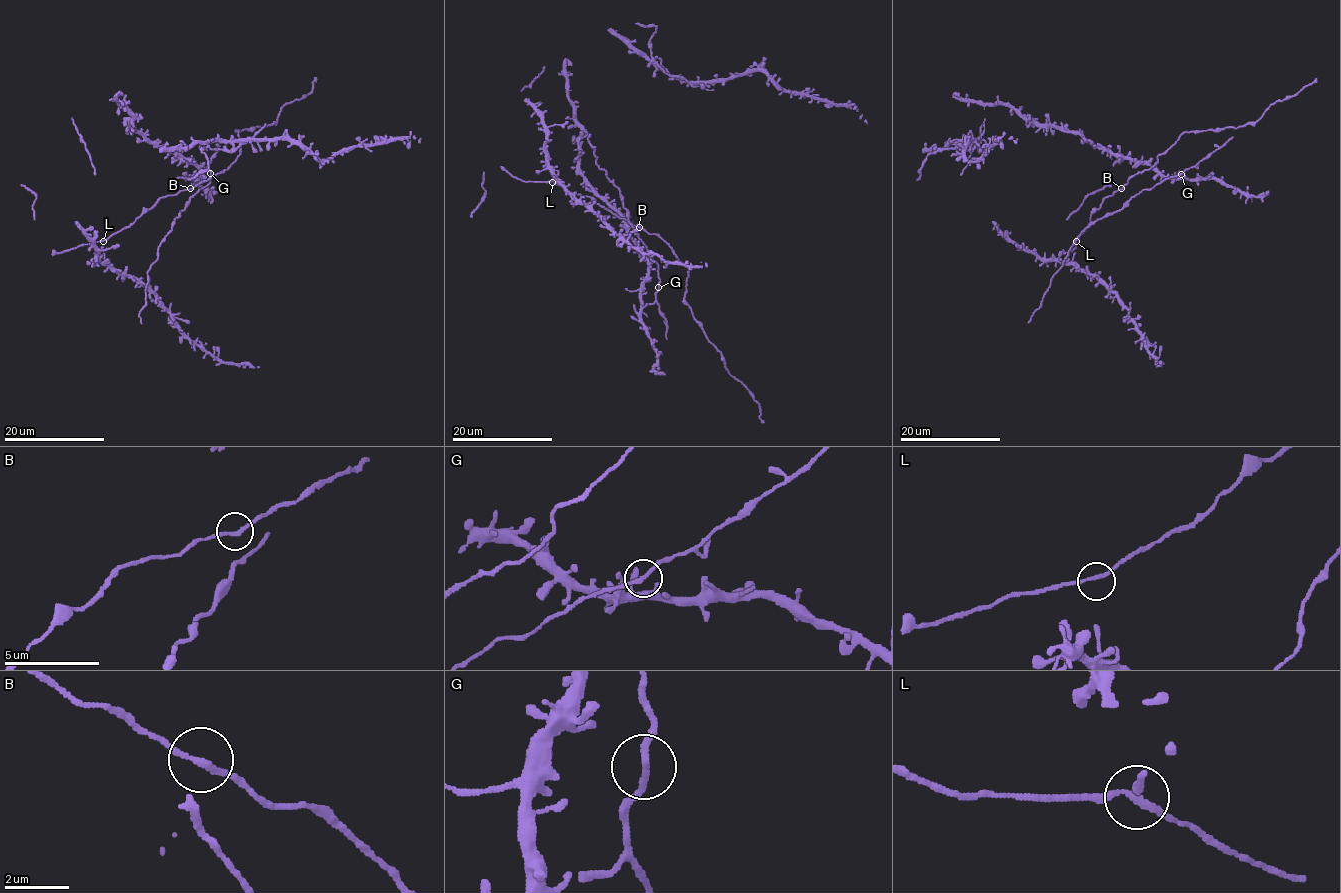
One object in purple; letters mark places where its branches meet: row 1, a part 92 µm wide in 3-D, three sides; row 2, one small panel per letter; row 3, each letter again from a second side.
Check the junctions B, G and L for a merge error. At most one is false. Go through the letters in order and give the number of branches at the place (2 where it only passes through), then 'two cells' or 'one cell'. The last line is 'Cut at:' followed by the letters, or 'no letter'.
B: branches 2; one cell
G: branches 2; one cell
L: branches 2; one cell
Cut at: no letter

